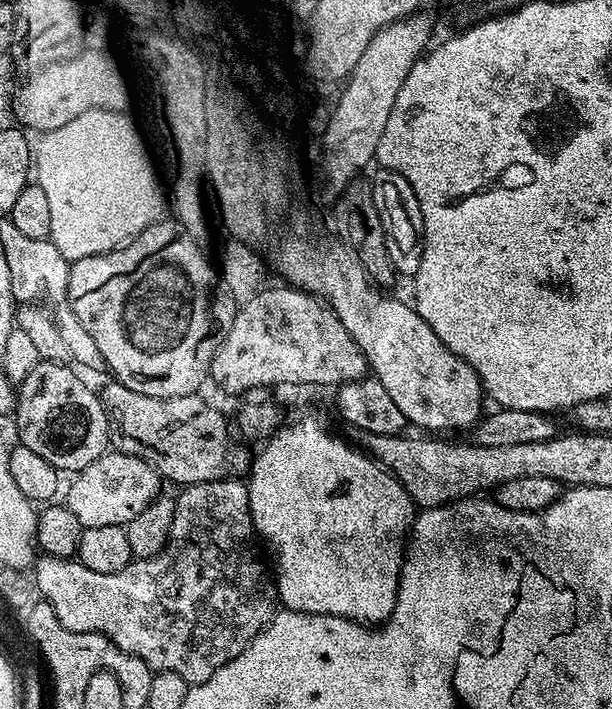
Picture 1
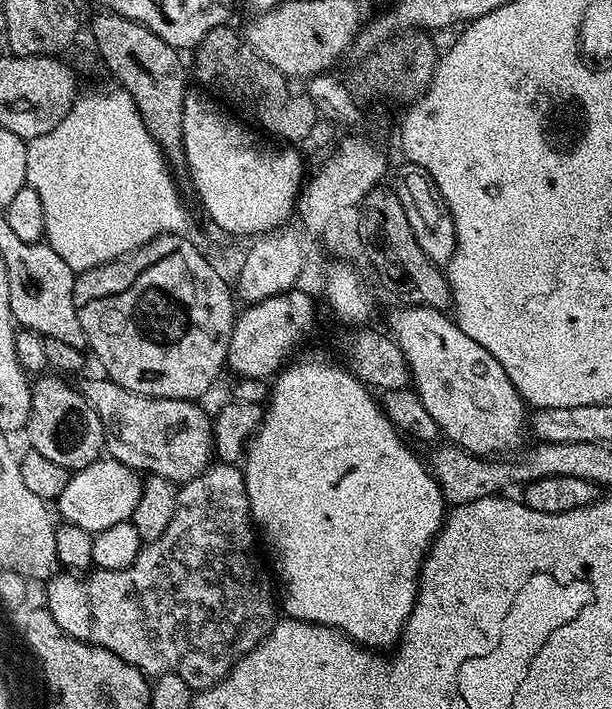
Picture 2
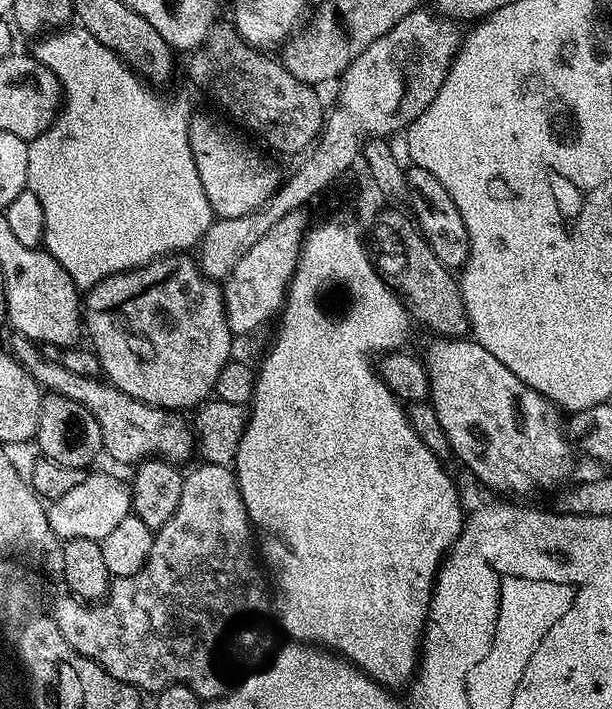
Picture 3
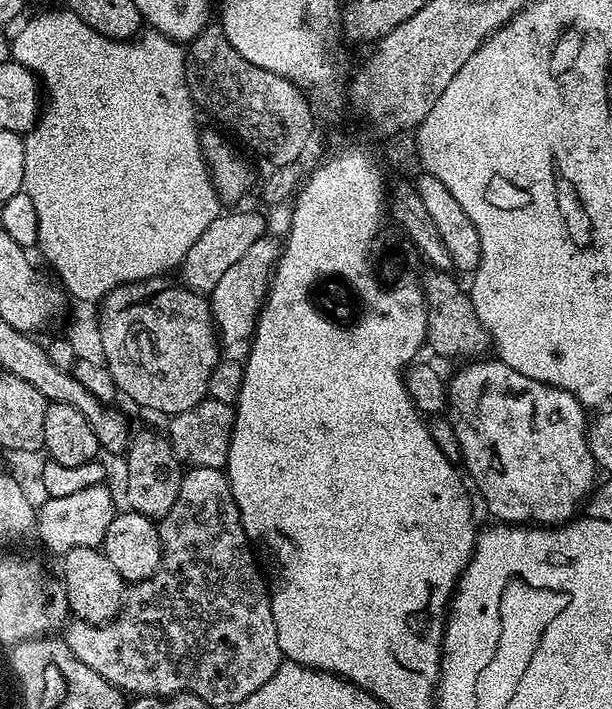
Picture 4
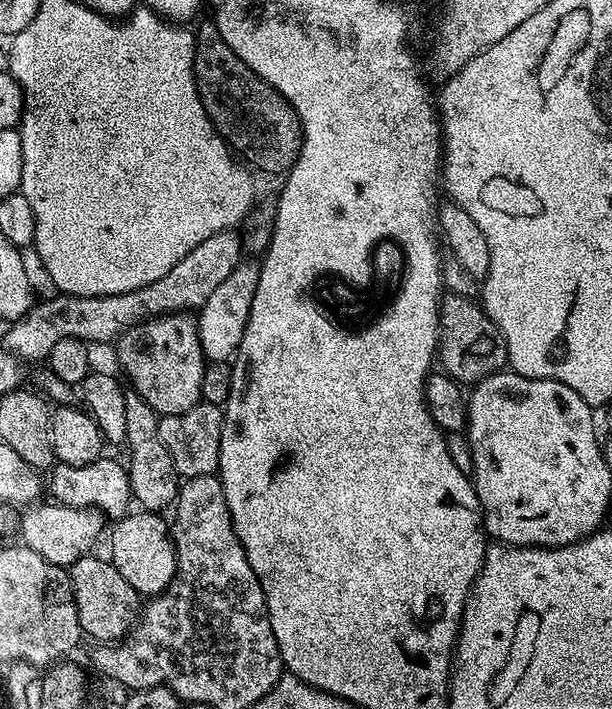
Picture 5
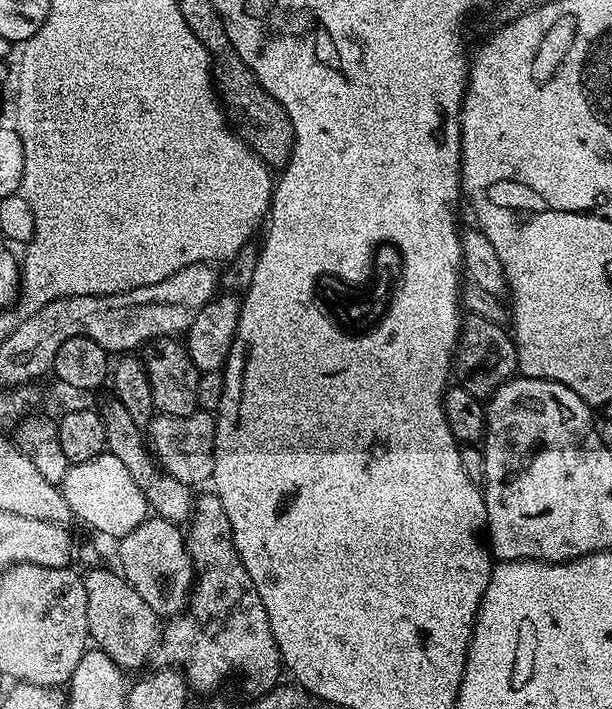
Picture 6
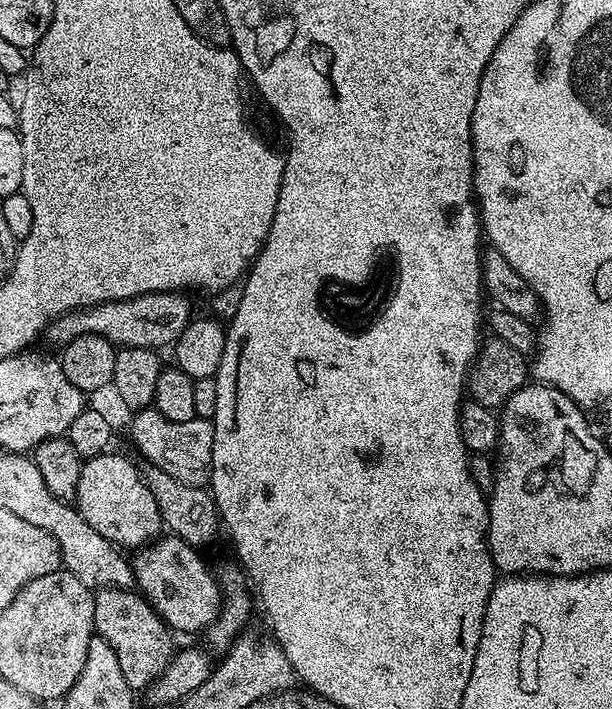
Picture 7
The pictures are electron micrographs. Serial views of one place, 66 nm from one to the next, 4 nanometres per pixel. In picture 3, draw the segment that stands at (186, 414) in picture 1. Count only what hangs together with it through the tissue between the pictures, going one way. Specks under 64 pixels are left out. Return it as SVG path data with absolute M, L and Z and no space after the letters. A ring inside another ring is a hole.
M12 334L6 341L6 347L12 357L25 368L45 393L62 398L70 398L70 402L78 402L94 414L100 427L103 451L108 452L112 460L120 464L135 466L142 460L167 460L169 464L183 465L183 460L194 456L194 432L183 420L181 413L166 408L156 408L153 404L142 402L138 398L130 398L122 390L105 382L103 379L74 374L74 370L66 370L60 360L52 360L33 341L19 334Z

